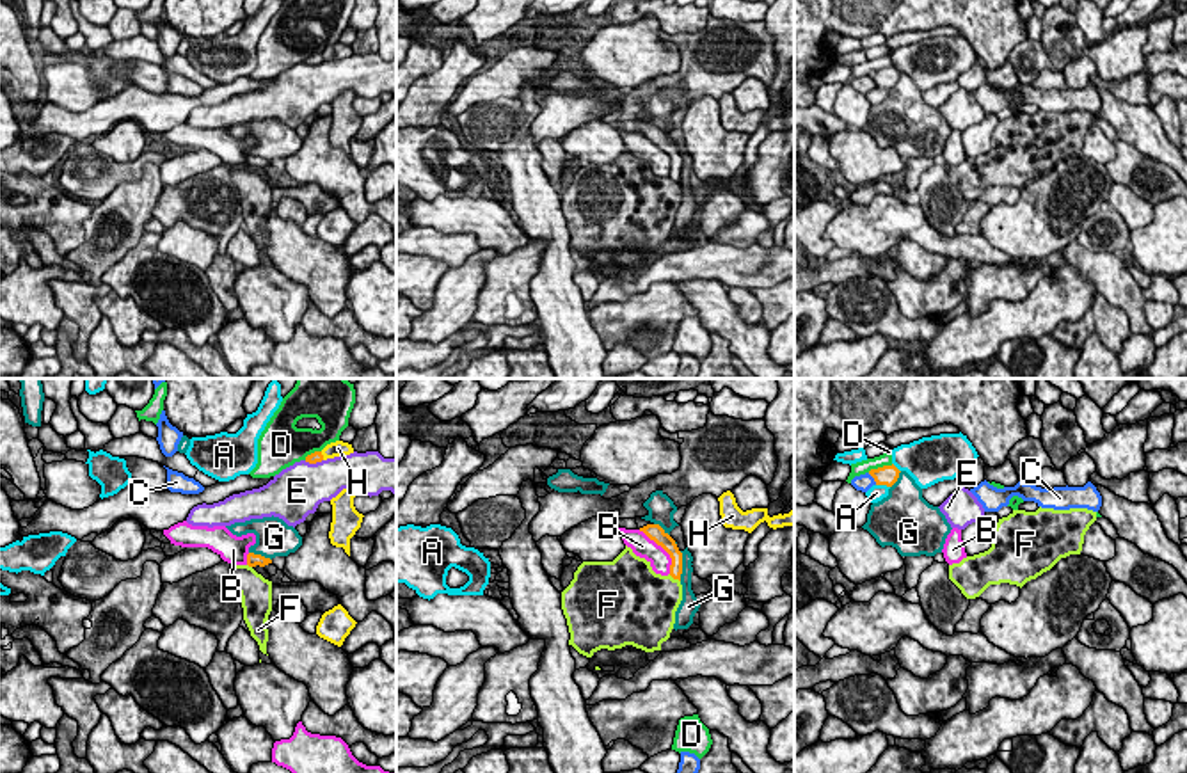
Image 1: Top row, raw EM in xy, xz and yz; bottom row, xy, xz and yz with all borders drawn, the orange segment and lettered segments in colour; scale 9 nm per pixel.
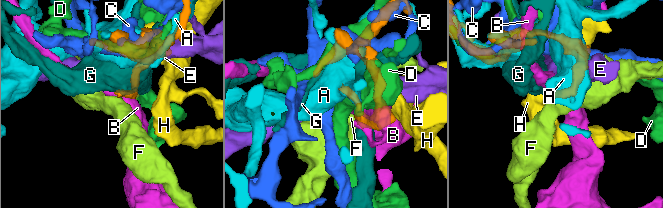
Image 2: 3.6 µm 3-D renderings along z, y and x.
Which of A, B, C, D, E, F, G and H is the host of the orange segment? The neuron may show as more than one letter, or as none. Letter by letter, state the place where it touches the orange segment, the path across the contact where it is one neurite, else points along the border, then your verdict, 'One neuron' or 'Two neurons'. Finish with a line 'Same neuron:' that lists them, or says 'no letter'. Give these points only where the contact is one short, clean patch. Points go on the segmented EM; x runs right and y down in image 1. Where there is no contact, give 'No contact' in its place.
A: Touches orange at yz (884, 484). Two neurons
B: Touches orange at xz (663, 548). Two neurons
C: Touches orange at yz (873, 477). Two neurons
D: Touches orange at yz (880, 468). Two neurons
E: Touches orange at xy (313, 462). Boundary: xy (322, 459), (315, 462), (304, 461). Two neurons
F: Touches orange at xz (674, 578). Boundary: xz (669, 574), (679, 581). Two neurons
G: Touches orange at xz (681, 565). Two neurons
H: Touches orange at xy (322, 455). Two neurons
Same neuron: no letter

